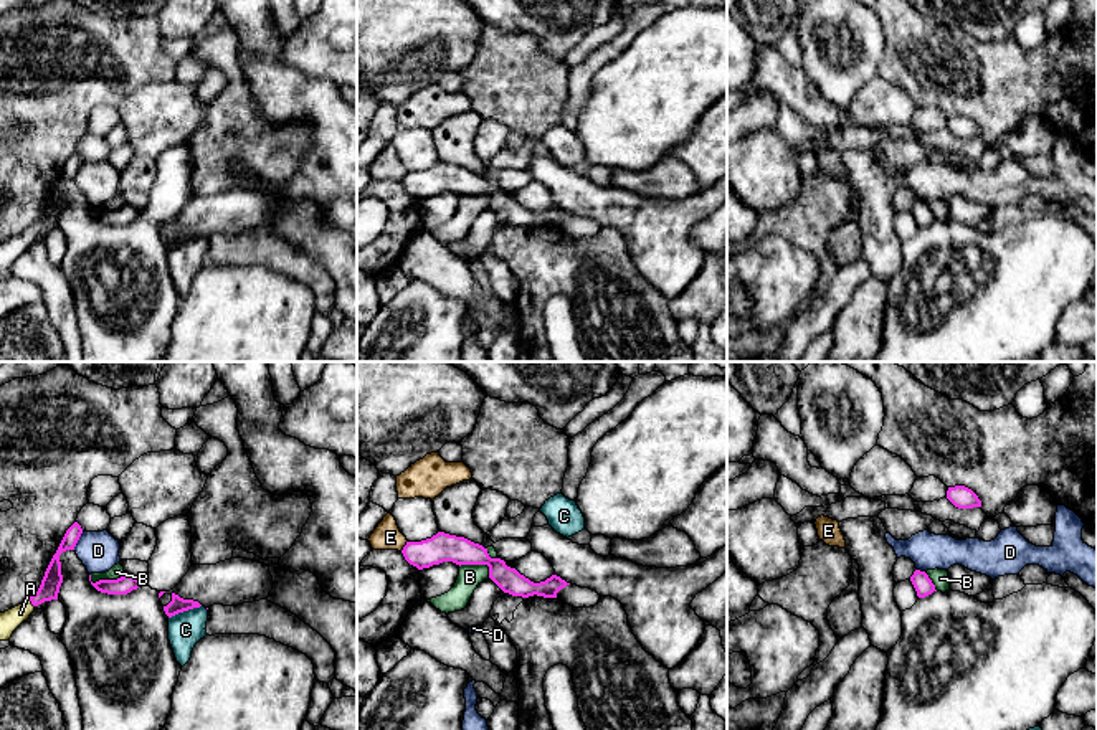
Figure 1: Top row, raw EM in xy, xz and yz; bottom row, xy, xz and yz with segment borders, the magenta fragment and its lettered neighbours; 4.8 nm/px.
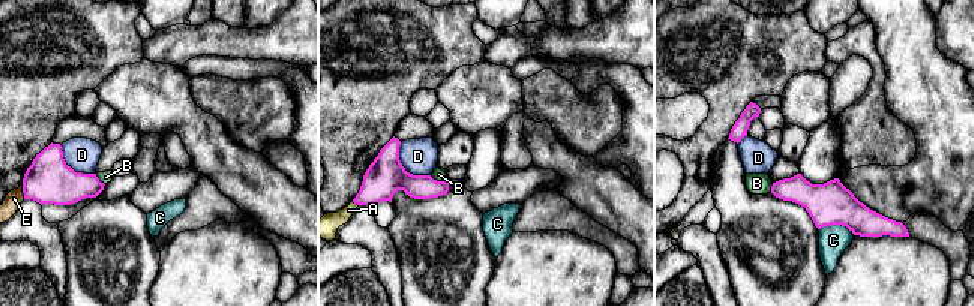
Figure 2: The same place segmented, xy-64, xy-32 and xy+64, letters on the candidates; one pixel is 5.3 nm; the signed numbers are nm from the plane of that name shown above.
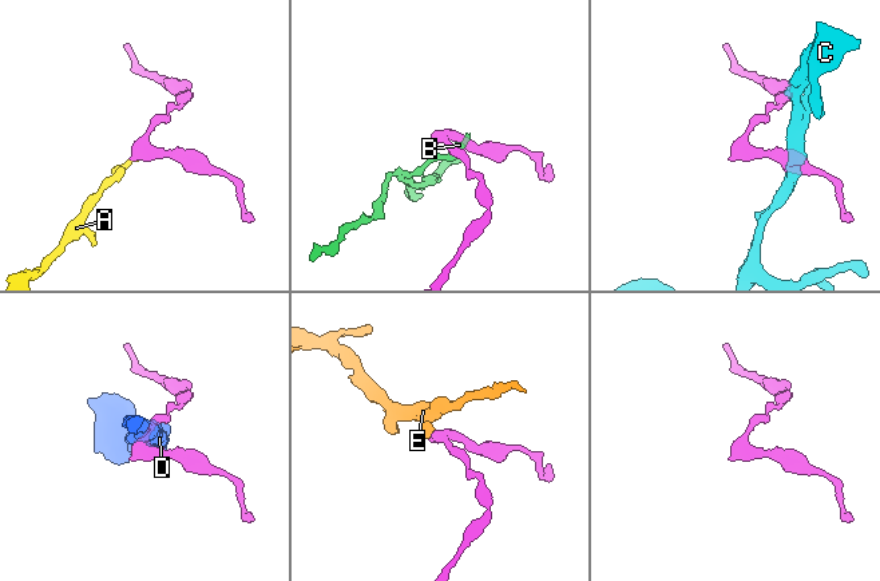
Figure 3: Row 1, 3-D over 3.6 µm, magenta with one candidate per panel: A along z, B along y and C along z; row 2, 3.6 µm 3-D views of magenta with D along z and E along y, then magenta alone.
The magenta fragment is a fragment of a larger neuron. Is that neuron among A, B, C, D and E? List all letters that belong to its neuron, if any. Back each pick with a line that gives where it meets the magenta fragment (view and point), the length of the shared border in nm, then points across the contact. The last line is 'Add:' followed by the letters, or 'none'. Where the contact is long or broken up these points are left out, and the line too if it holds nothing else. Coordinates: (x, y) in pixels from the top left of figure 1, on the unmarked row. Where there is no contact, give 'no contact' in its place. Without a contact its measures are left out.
A: contact xy (32, 233); length 50 nm; way xy (48, 220), (32, 233), (10, 250)
Add: A

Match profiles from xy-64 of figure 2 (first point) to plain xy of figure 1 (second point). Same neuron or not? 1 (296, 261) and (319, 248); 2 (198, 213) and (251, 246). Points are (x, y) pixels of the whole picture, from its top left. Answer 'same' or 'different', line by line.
1: different
2: same

